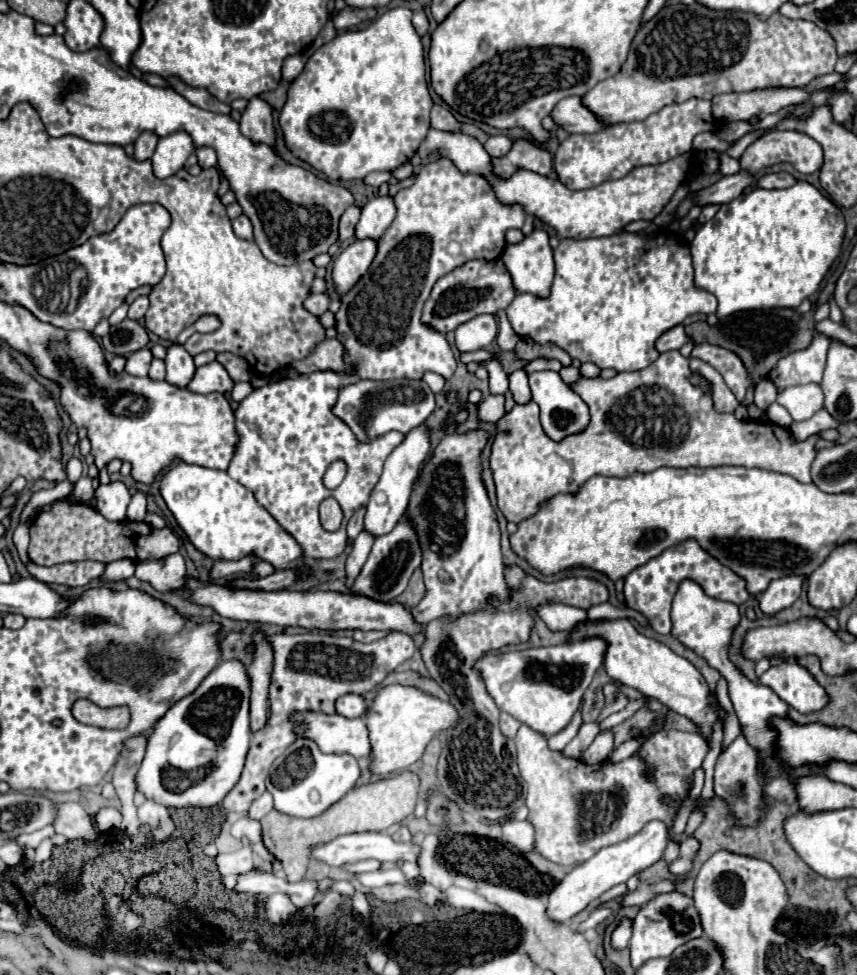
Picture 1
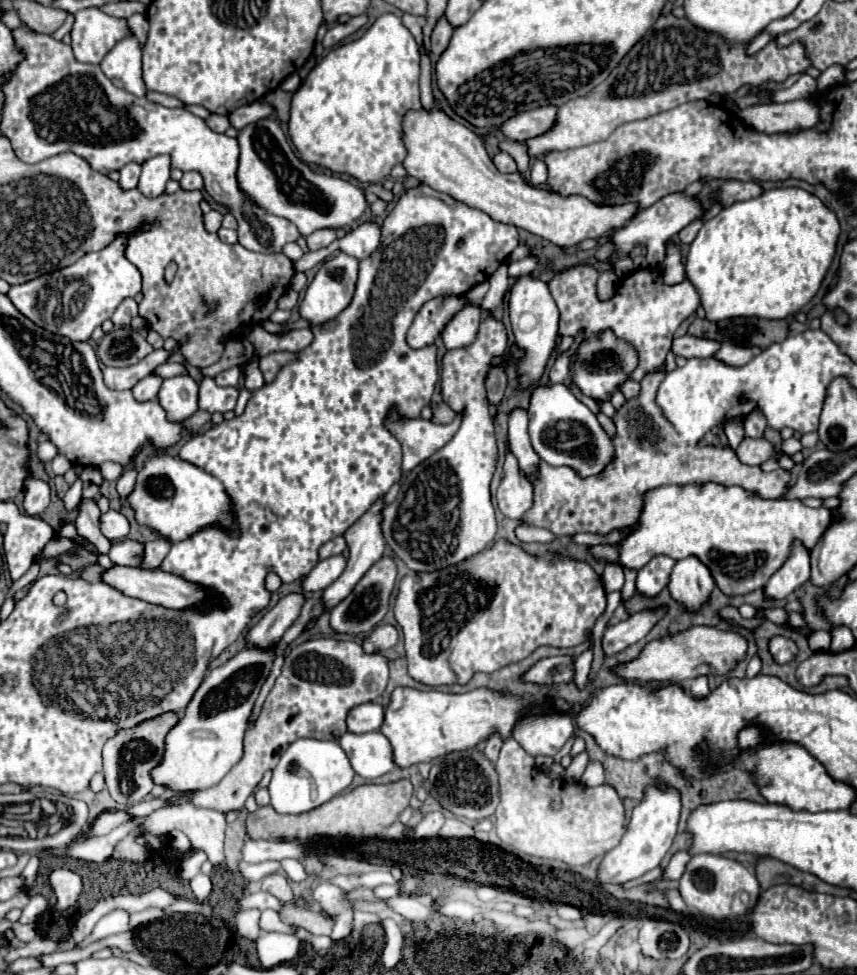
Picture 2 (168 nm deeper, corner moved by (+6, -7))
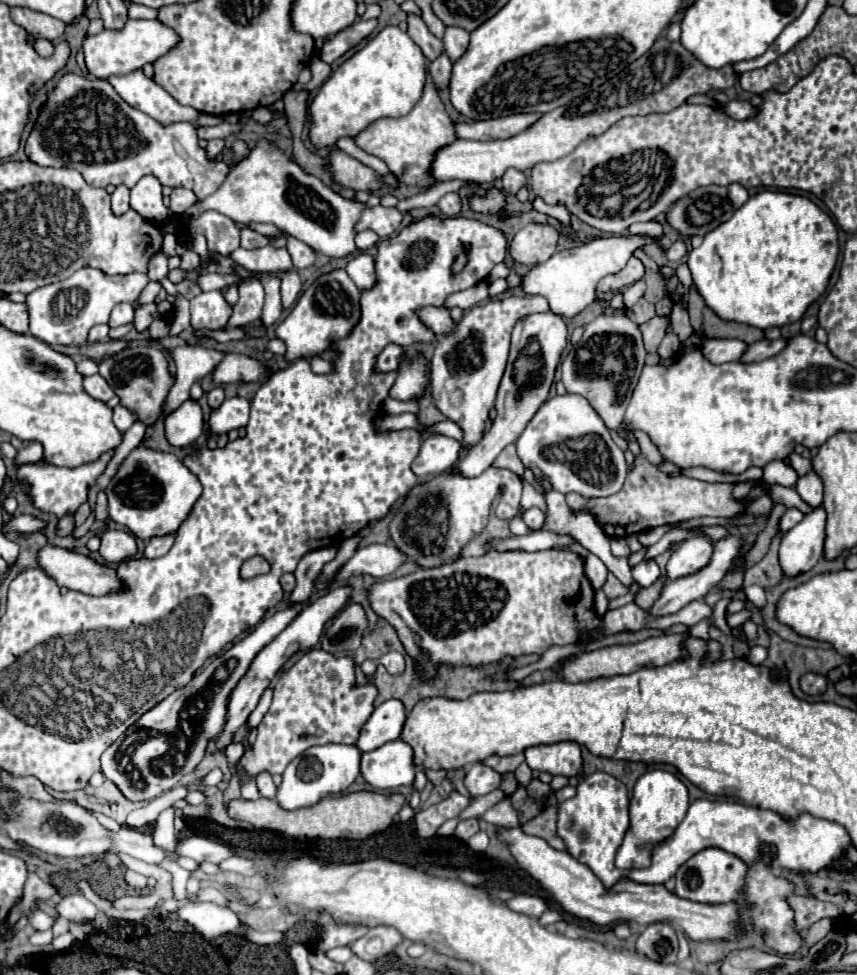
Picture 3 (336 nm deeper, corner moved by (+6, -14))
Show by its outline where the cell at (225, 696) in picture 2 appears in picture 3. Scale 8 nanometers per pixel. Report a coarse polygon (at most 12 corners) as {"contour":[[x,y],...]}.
{"contour":[[348,587],[330,589],[252,661],[230,695],[228,719],[212,741],[230,745],[278,669],[320,641]]}

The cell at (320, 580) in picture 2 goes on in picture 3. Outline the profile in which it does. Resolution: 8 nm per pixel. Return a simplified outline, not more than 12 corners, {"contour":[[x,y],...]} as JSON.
{"contour":[[366,545],[338,571],[386,577],[410,557],[394,545]]}

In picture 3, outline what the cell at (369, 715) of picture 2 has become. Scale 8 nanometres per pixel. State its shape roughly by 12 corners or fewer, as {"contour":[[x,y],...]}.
{"contour":[[388,699],[374,709],[356,747],[374,751],[402,735],[406,707]]}

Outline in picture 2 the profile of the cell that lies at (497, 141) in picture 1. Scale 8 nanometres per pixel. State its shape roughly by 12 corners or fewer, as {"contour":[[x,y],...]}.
{"contour":[[498,152],[492,158],[500,172],[516,172],[516,162],[510,154]]}

